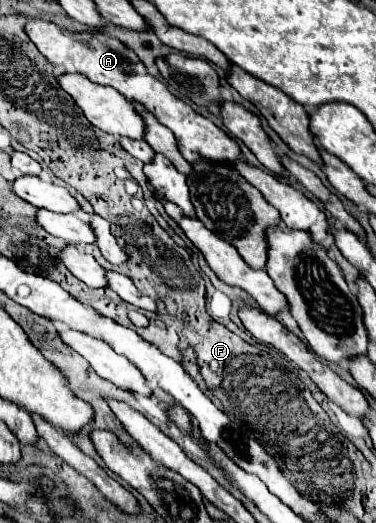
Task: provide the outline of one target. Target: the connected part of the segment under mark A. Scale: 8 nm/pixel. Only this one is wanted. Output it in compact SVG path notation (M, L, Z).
M32 19L24 25L24 31L28 33L30 41L38 47L38 51L52 63L62 65L66 71L78 71L84 73L90 81L114 87L118 93L122 93L126 99L140 101L162 125L166 125L176 141L182 157L186 161L198 161L198 159L210 159L210 161L222 161L222 163L234 163L236 159L242 159L240 147L232 137L228 137L220 127L216 127L210 119L196 113L190 105L174 97L164 83L160 83L156 77L152 77L138 55L126 47L122 41L102 33L102 31L82 31L74 33L70 29L62 29L60 25L44 19Z

